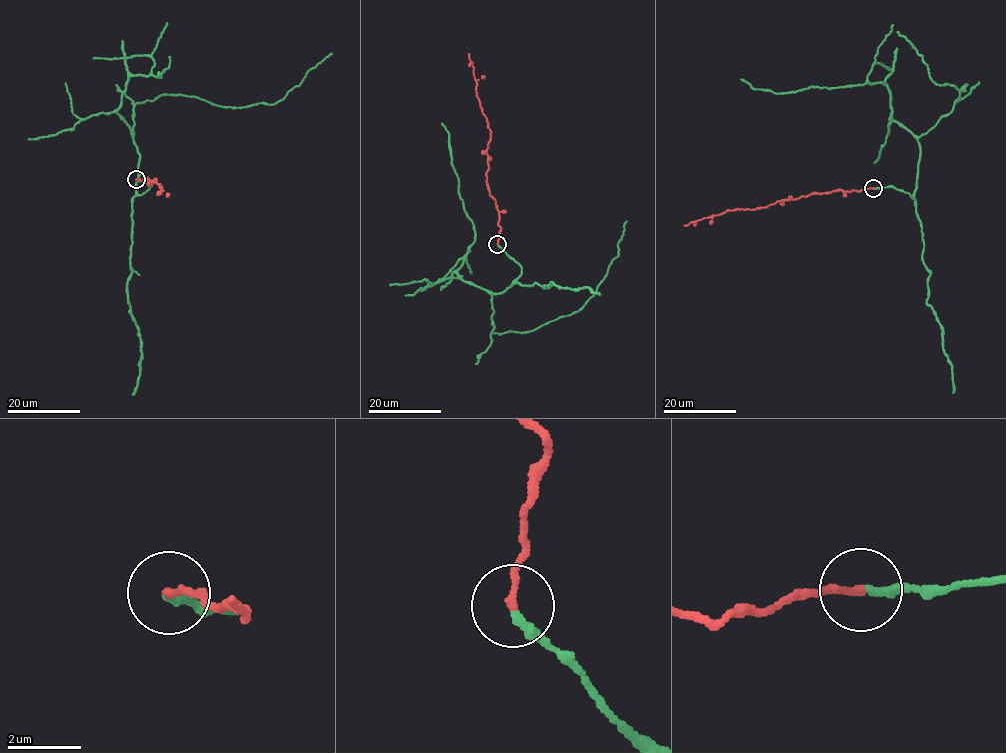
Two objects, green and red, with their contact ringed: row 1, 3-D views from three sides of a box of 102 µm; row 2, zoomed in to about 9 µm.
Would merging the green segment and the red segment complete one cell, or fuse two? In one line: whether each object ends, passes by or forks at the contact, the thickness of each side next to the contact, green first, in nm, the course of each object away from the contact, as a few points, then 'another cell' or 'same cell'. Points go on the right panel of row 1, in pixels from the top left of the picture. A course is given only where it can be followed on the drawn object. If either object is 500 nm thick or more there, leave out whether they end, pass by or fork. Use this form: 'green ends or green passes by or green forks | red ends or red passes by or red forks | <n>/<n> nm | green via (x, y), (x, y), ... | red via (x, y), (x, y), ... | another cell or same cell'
green ends | red ends | 260/200 nm | green via (873, 188), (912, 197), (918, 139), (967, 84), (933, 82), (897, 32) | red via (873, 188), (808, 194), (752, 209), (728, 210), (684, 226) | same cell

